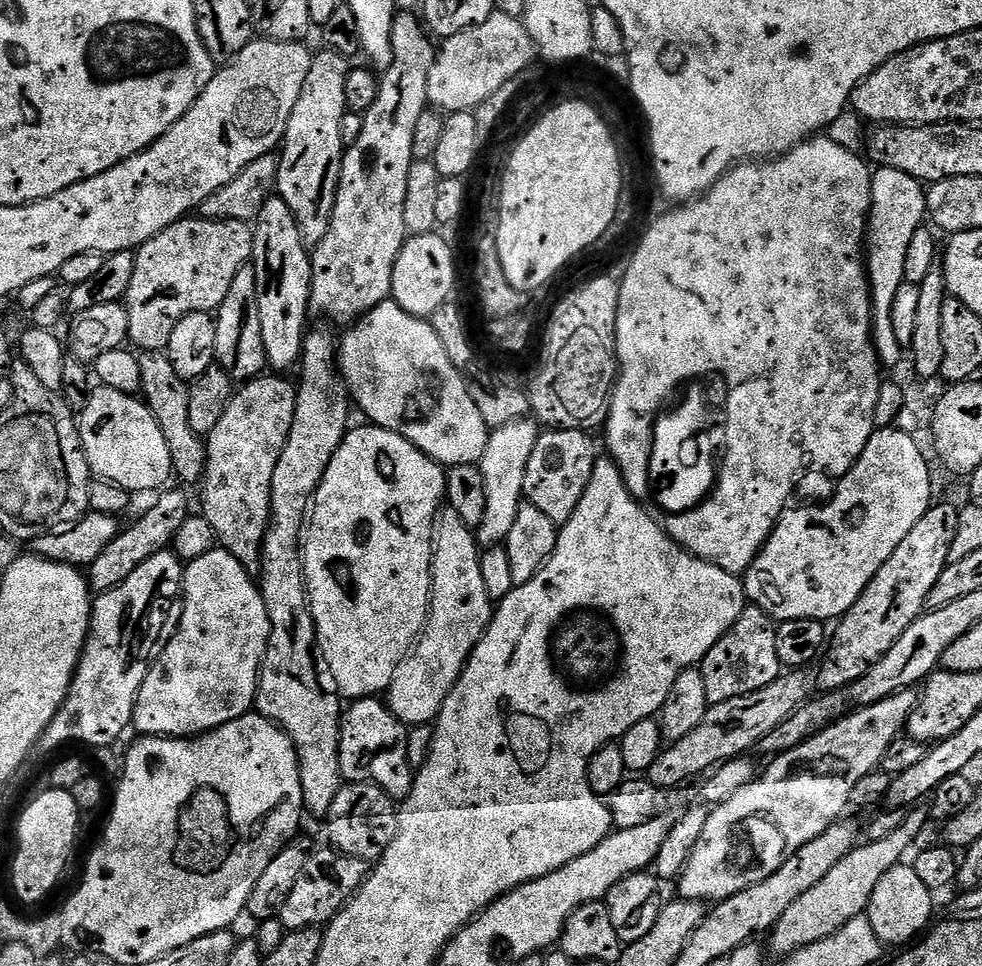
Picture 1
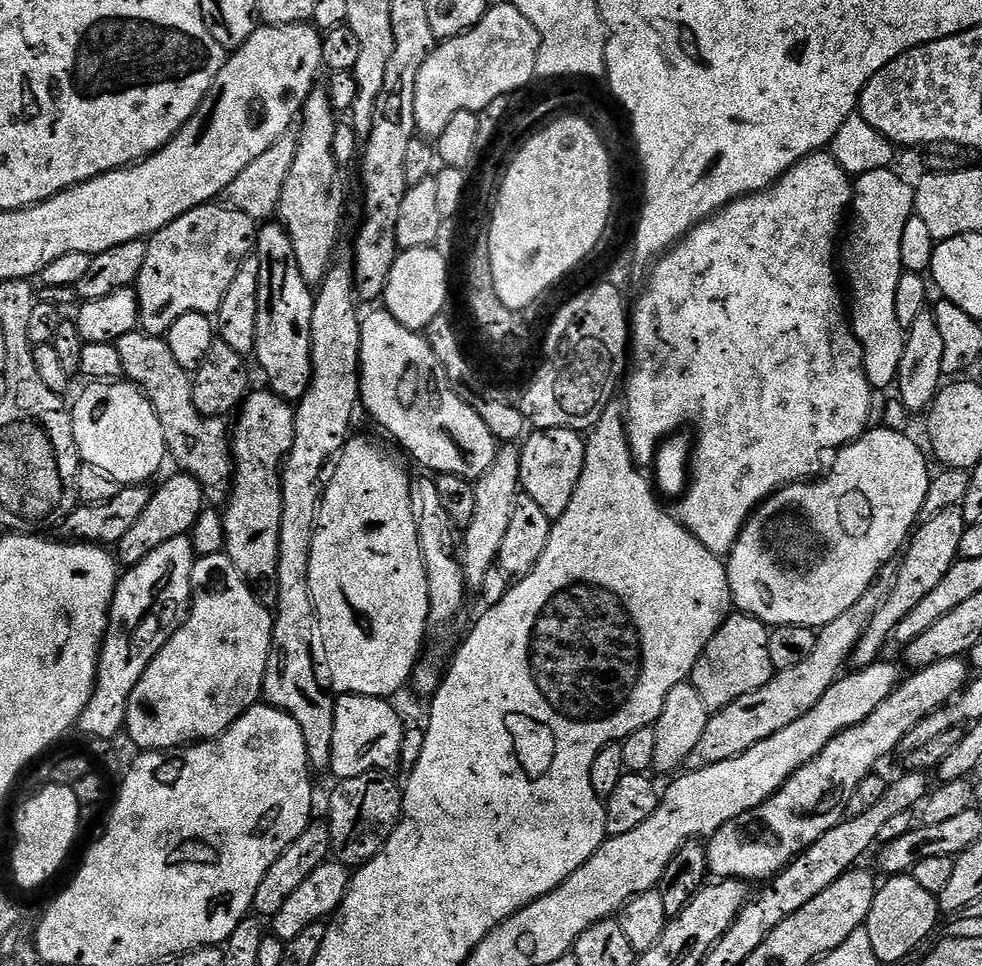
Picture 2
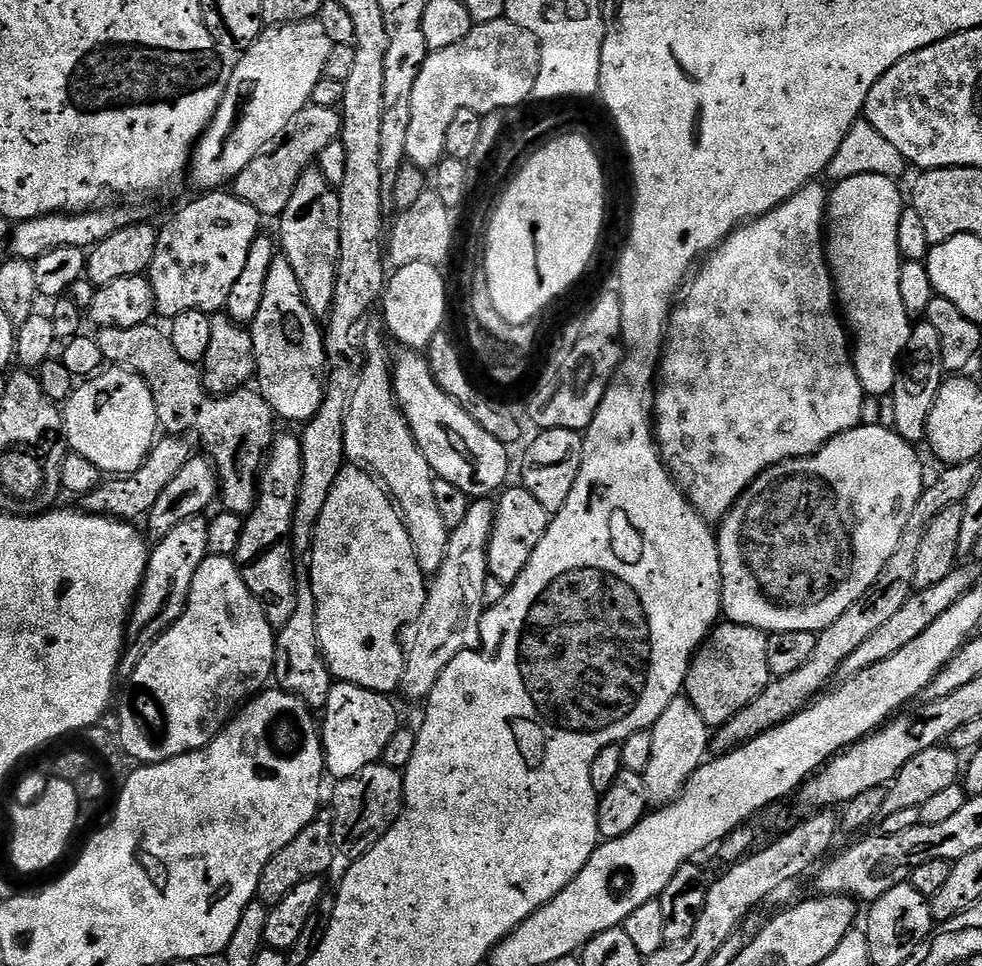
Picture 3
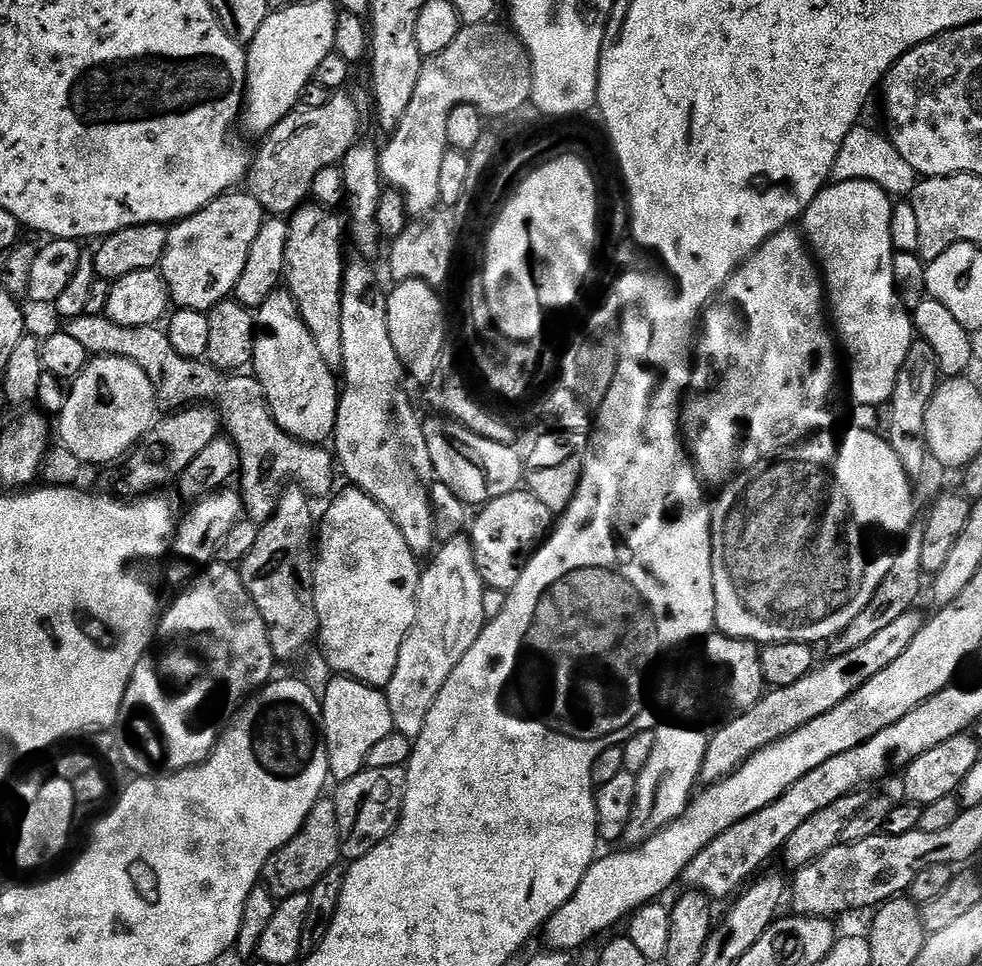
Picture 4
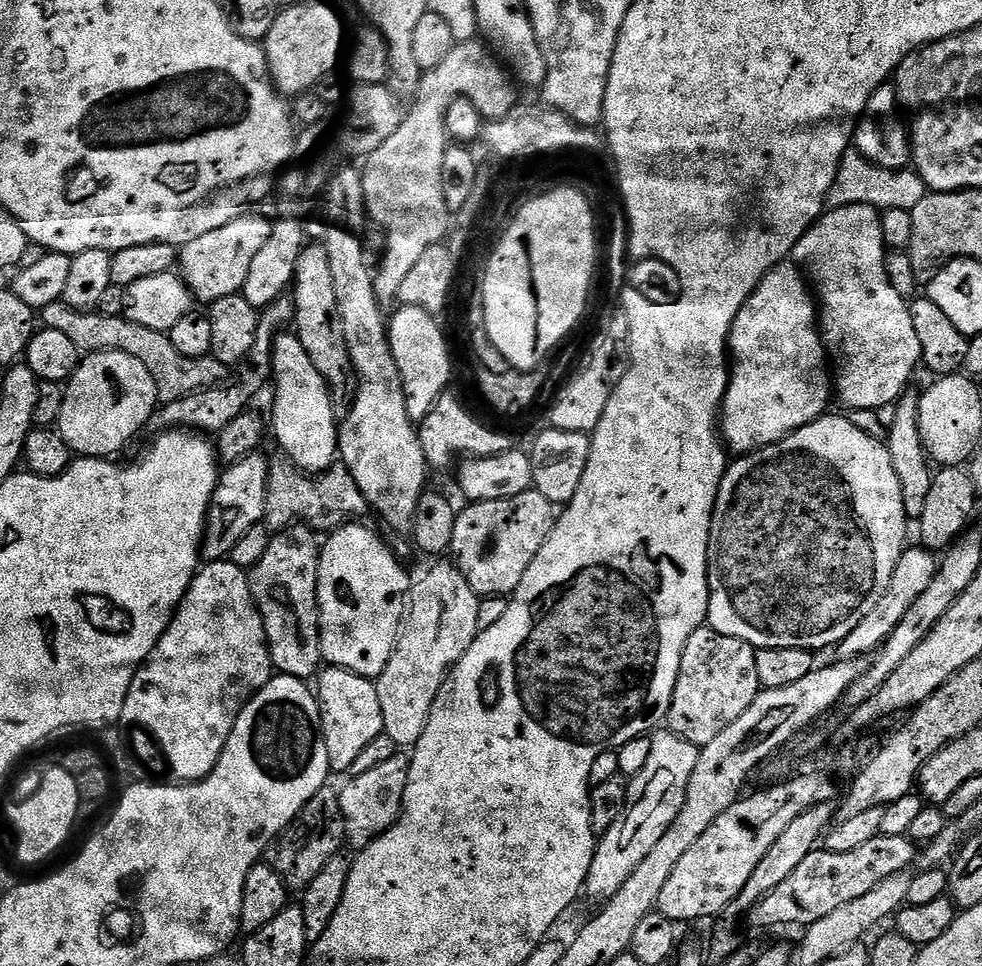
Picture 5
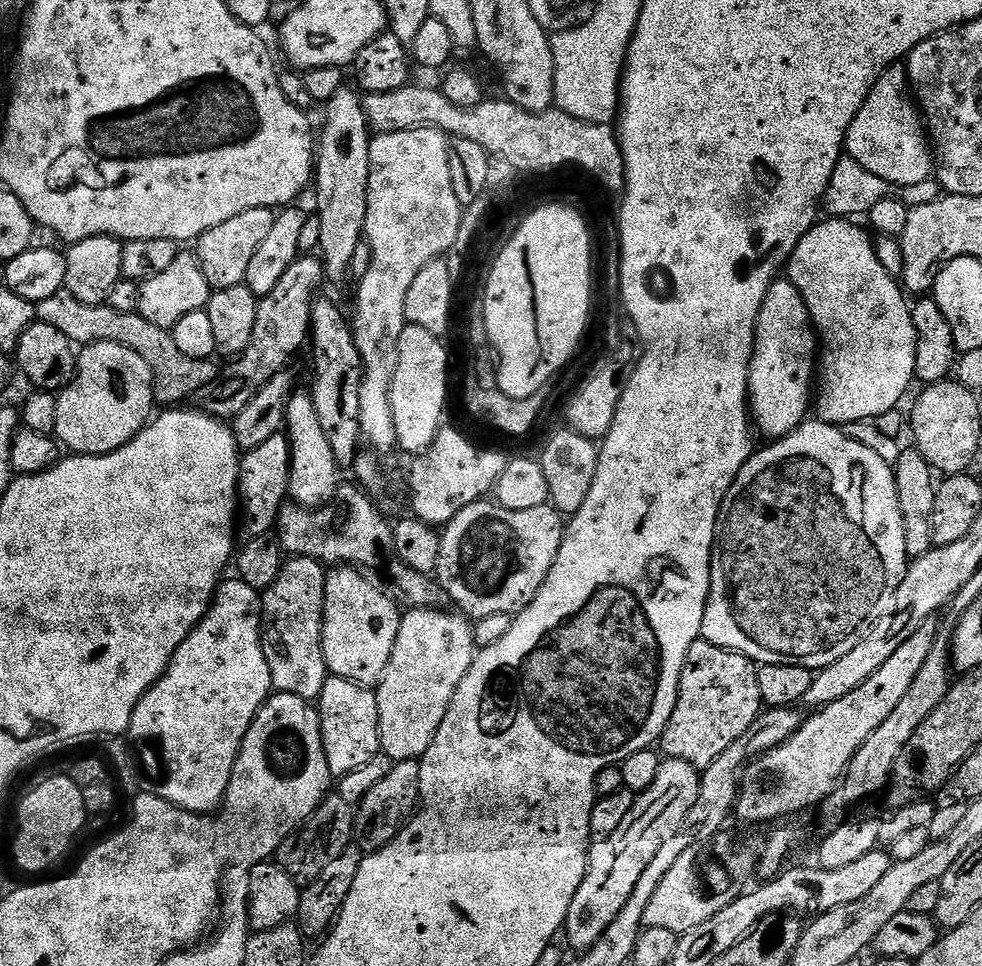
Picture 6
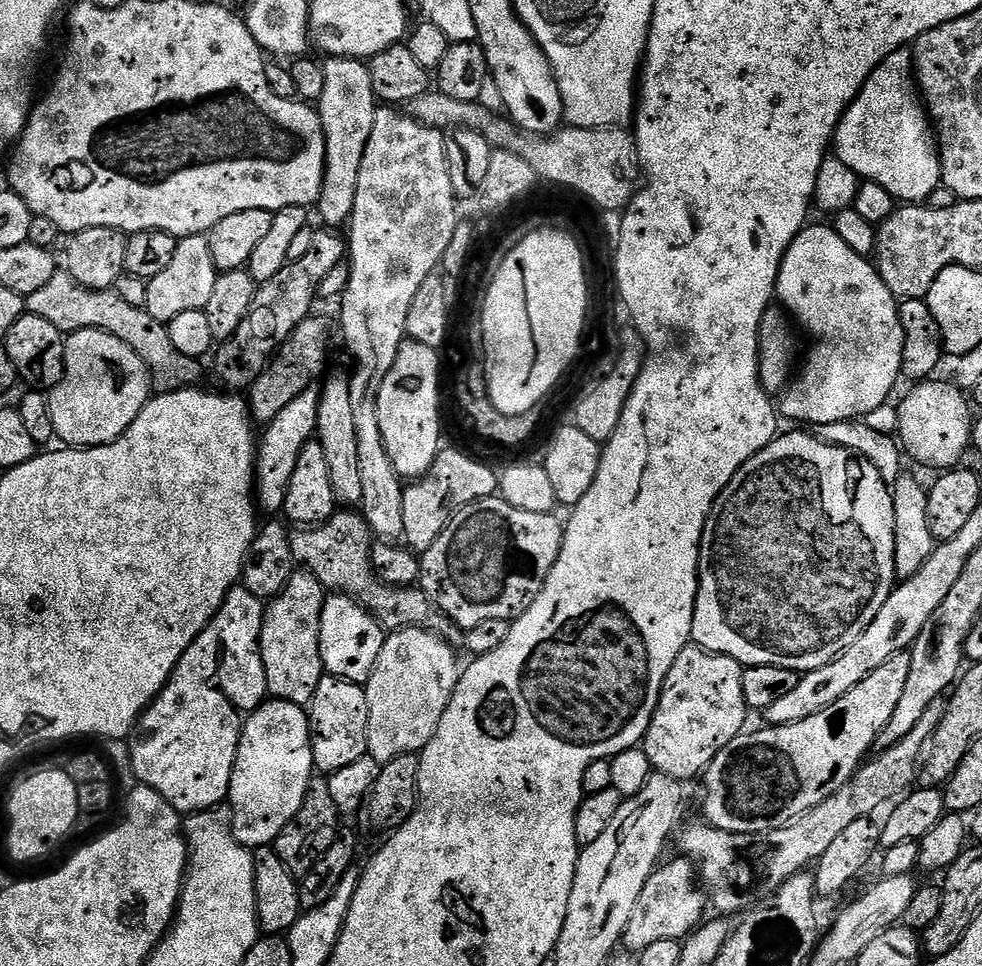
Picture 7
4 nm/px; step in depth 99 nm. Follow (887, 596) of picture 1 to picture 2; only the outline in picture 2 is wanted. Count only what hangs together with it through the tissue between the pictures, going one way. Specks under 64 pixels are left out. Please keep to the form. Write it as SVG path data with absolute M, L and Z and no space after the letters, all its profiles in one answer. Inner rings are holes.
M958 507L947 508L938 514L927 517L913 531L903 549L902 559L898 564L898 578L890 598L886 598L886 602L880 607L878 614L874 614L874 618L870 618L870 626L866 626L858 646L852 651L850 664L853 669L859 670L877 663L883 657L880 655L883 654L888 640L890 644L895 637L898 622L902 622L902 618L906 618L906 614L910 614L910 610L914 610L914 606L918 606L918 602L922 602L922 598L926 598L926 594L930 594L930 590L934 590L934 586L938 586L938 582L942 582L942 578L946 578L950 566L956 563L960 556L962 534L965 527L964 509Z

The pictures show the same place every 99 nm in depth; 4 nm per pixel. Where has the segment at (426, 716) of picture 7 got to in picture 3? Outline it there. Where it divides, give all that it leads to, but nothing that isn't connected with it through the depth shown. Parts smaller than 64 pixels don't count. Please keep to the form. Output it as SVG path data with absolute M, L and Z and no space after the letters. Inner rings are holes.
M476 498L468 505L466 522L462 526L451 529L448 533L448 545L446 546L446 558L442 566L431 577L427 585L428 600L424 603L424 609L420 617L416 619L412 641L407 641L404 653L404 673L400 679L400 688L412 700L427 701L429 694L434 690L442 670L458 658L458 654L475 649L480 642L480 620L485 614L484 599L482 598L482 586L486 586L488 577L488 543L496 517L496 506L491 499Z

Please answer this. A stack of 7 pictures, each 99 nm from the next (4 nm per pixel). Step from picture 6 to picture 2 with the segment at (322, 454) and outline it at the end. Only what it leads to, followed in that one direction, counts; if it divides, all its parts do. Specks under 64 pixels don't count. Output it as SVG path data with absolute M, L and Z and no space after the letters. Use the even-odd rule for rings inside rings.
M268 222L256 233L256 246L254 255L258 258L258 330L256 331L256 350L254 360L260 363L264 376L268 379L267 387L276 395L289 402L299 402L306 394L312 382L312 343L310 342L310 318L312 317L312 302L314 299L313 289L302 278L302 270L298 270L298 258L294 258L294 242L288 236L288 231L279 222Z

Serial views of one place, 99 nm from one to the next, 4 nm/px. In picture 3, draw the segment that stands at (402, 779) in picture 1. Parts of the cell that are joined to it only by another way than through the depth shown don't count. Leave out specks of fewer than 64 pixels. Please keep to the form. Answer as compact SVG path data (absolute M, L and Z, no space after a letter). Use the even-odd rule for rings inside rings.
M333 683L330 698L322 709L322 739L324 741L324 767L333 781L339 782L358 774L366 766L383 757L390 738L394 738L402 720L396 717L396 708L383 692L366 690L362 686Z

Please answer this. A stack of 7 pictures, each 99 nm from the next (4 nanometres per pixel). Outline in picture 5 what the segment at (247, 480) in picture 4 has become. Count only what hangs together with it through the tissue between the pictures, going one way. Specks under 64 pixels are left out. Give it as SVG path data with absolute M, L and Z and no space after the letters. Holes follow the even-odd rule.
M59 300L39 309L38 320L43 327L66 334L66 338L70 338L70 342L74 342L74 346L80 349L81 353L121 352L130 354L130 358L138 358L142 366L150 370L150 378L154 378L156 395L164 402L193 396L205 388L223 385L229 379L227 378L230 372L229 365L218 362L210 354L202 358L186 358L186 354L178 354L178 350L174 350L174 342L170 342L167 332L146 330L146 326L130 322L125 315L103 316L98 310L75 312L63 300ZM287 458L273 459L268 466L268 485L266 486L266 510L263 527L269 533L287 532L296 525L304 525L317 534L328 534L343 528L349 522L359 521L369 515L370 509L358 482L349 474L343 463L337 462L316 479L309 478Z

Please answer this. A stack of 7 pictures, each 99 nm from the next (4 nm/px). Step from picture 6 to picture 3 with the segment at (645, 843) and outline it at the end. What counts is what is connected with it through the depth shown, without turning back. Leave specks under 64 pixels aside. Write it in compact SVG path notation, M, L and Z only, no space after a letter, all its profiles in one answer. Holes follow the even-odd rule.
M677 698L666 706L666 710L662 710L662 718L658 718L650 731L654 738L650 749L650 766L646 766L642 775L651 803L663 806L675 802L682 795L694 770L705 763L710 752L710 729L702 714L694 710L687 698Z

